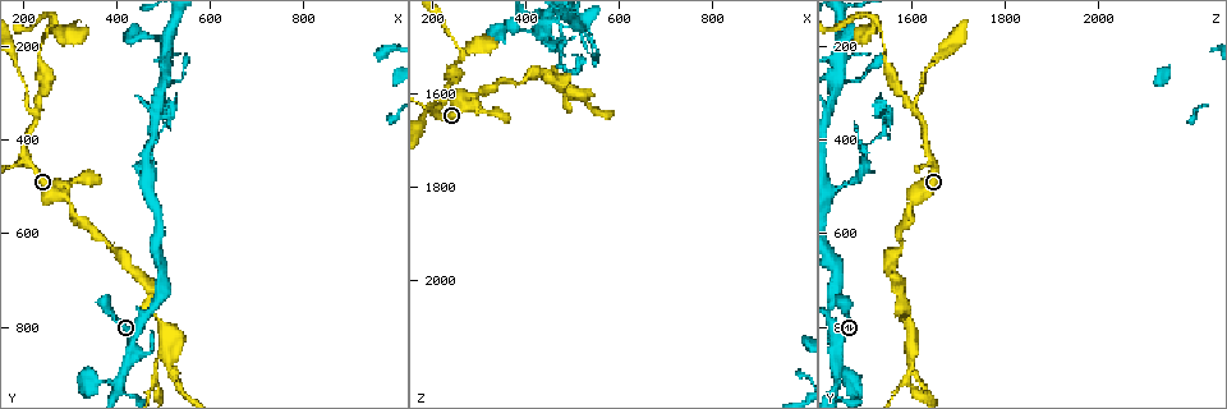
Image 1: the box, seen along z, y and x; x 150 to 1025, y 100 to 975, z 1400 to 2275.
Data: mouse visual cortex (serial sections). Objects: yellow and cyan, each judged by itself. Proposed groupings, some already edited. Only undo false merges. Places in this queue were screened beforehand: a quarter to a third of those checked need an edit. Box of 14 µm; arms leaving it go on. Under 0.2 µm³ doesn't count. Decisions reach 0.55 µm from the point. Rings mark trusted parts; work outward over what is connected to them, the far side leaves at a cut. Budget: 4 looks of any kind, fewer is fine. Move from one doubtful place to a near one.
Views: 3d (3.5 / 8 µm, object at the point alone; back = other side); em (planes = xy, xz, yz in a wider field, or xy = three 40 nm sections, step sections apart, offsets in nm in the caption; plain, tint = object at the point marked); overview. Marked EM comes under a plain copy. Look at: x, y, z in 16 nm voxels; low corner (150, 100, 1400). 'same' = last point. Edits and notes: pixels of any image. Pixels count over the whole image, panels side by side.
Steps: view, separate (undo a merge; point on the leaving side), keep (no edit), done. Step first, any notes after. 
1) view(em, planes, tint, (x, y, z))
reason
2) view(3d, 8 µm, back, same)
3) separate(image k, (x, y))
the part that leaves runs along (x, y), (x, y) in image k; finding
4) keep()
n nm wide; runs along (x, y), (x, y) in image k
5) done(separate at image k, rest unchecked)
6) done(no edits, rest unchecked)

view(3d, 3.5 µm, (480, 720, 1575))
abrupt turn

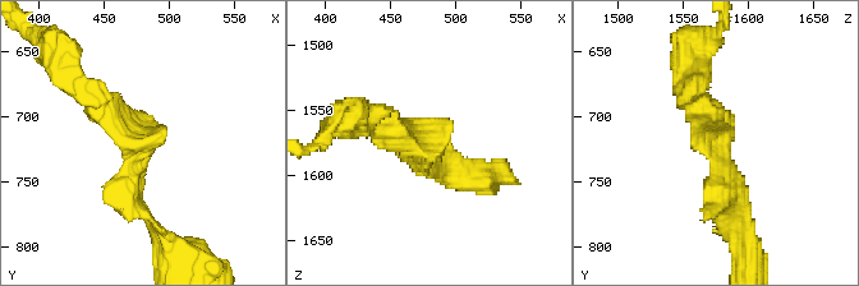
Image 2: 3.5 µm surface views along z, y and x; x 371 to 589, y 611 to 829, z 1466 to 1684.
view(em, planes, tint, (480, 722, 1574))
arms of 250, 250 nm; need the tissue

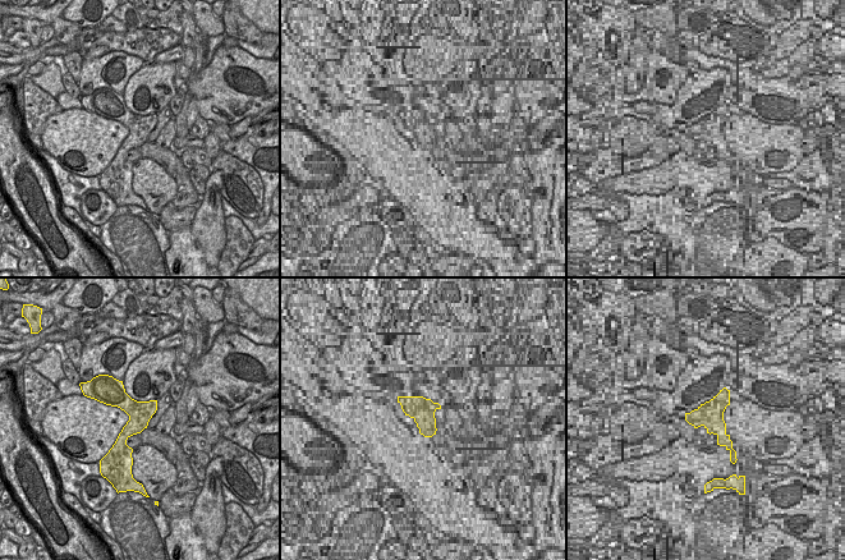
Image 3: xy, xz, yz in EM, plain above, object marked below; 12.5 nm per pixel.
keep()
runs along (684, 98), (711, 114), (747, 212) in image 2; continuous, no second cell

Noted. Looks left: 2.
view(3d, 3.5 µm, (235, 345, 1620))
three arms meet

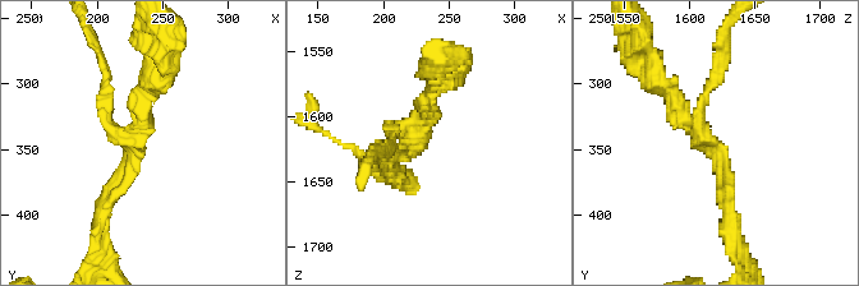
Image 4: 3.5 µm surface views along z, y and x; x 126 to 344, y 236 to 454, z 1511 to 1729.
view(em, xy, step 3, tint, (228, 352, 1620))
3 arms; arms of 150, 200, 250 nm

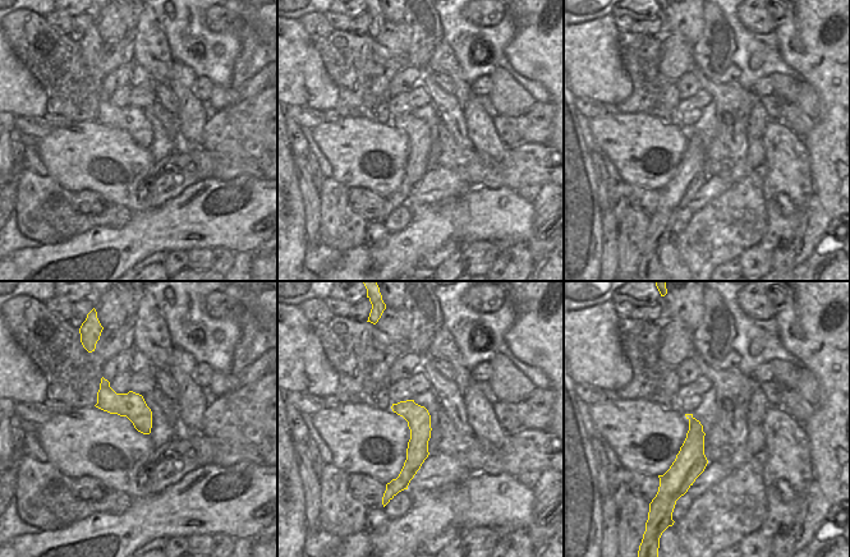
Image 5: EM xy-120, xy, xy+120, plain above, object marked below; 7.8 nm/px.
keep()
runs along (730, 220), (720, 157), (661, 83) in image 4; all the same cell

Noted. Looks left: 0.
done(no edits, rest unchecked)

